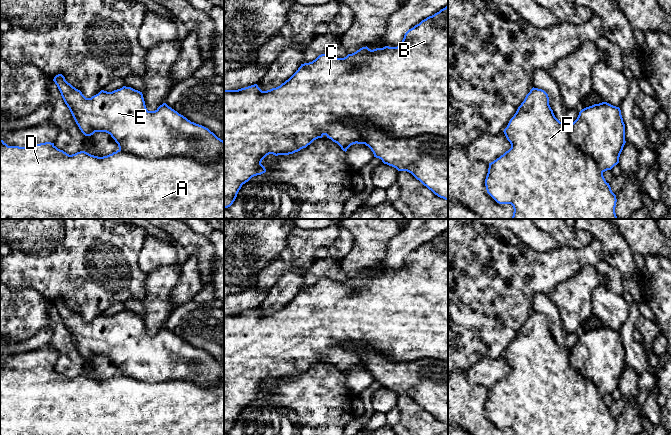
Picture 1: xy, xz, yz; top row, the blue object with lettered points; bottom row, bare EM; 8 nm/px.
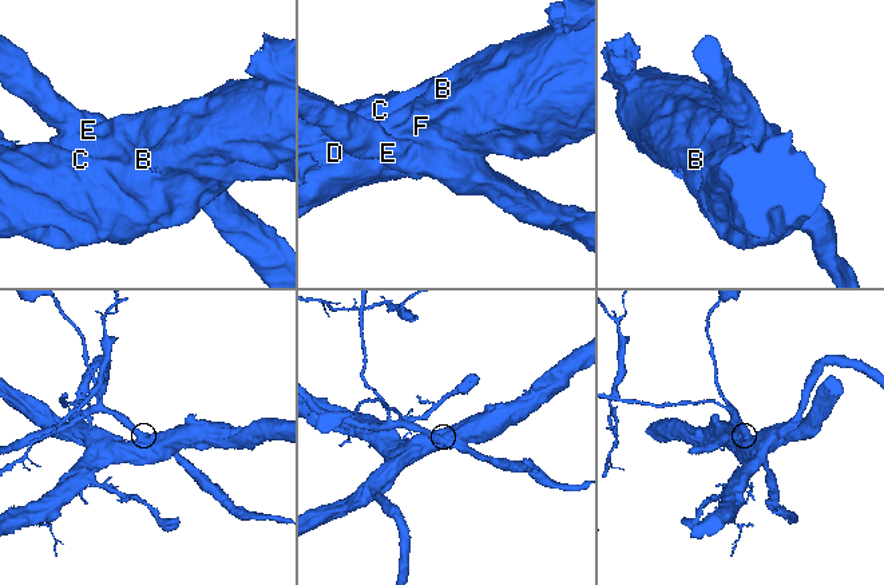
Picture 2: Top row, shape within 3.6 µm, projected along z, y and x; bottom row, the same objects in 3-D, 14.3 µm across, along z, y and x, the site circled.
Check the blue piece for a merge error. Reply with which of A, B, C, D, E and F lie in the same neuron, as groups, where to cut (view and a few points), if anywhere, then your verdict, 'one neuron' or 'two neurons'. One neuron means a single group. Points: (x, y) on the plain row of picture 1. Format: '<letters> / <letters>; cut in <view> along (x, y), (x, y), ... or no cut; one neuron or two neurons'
A B C D F / E; cut in xz along (343, 344), (371, 346), (394, 361), (447, 362); two neurons

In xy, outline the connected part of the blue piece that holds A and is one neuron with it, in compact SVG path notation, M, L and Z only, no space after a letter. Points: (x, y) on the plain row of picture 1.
M0 364L0 435L224 435L224 380L222 384L206 388L184 379L145 383L121 374L103 381L85 375L69 379L51 366L19 371L8 370Z

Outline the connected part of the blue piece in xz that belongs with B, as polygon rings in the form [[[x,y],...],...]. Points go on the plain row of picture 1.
[[[448,229],[409,253],[397,271],[385,270],[371,274],[366,270],[344,282],[321,278],[312,286],[301,288],[288,304],[276,312],[262,315],[257,308],[254,308],[238,314],[224,314],[224,433],[233,428],[243,408],[252,401],[266,396],[261,386],[269,378],[275,380],[293,378],[324,359],[337,367],[345,376],[353,368],[363,368],[360,356],[346,350],[345,343],[351,343],[354,348],[370,346],[394,362],[413,362],[421,359],[437,359],[448,362]]]

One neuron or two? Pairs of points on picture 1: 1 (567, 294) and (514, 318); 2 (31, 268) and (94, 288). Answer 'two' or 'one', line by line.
1: two
2: one

